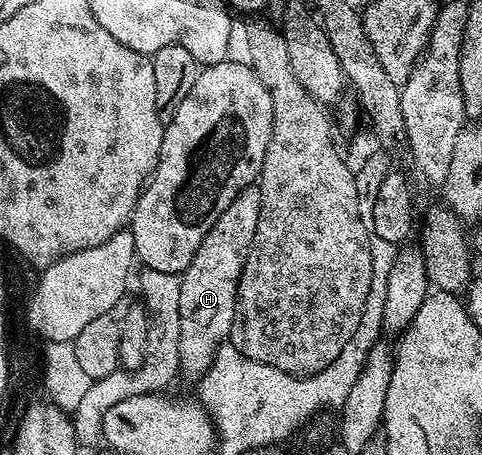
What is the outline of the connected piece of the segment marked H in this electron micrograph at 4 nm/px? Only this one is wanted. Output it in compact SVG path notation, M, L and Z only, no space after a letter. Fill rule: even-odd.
M258 187L242 188L229 202L229 207L221 213L221 218L213 222L209 234L201 238L201 246L197 254L193 254L193 262L179 276L181 286L181 302L179 303L179 372L187 375L191 382L198 381L205 375L217 350L228 343L235 313L235 295L239 289L241 270L245 266L245 258L249 254L249 246L253 246L253 234L257 234L257 218L261 218L261 194Z

